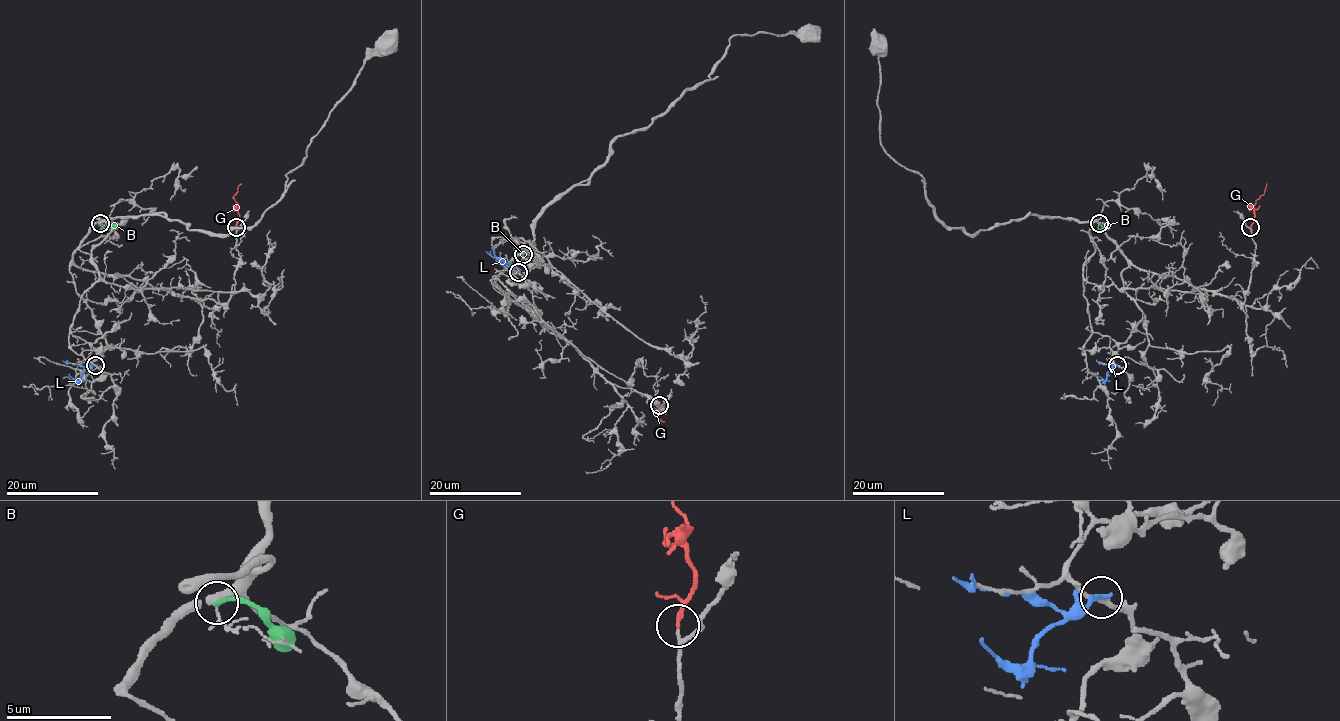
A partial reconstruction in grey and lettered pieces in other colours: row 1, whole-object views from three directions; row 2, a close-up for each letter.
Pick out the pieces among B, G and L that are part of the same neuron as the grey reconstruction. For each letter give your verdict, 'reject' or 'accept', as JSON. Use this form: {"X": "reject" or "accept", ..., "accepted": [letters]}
{"B": "reject", "G": "accept", "L": "reject", "accepted": ["G"]}

